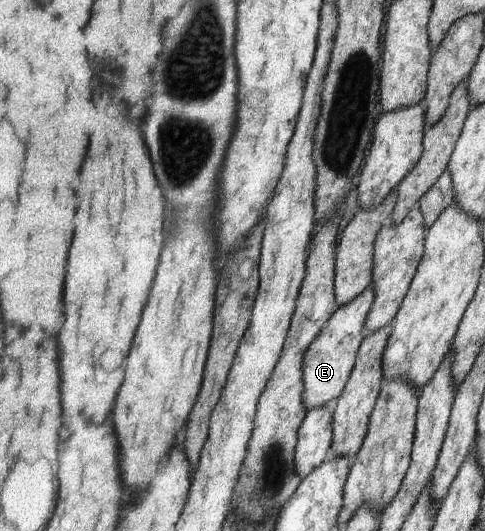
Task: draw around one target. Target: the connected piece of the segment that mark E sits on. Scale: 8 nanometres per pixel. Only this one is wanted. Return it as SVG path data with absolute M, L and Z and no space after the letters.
M369 283L369 286L362 290L357 298L353 298L345 306L339 306L333 311L325 326L322 326L317 333L315 340L308 345L303 360L305 412L315 410L319 406L325 406L327 402L338 398L341 394L354 366L355 355L362 340L361 328L365 322L366 314L369 312L371 302L373 302L373 286Z

